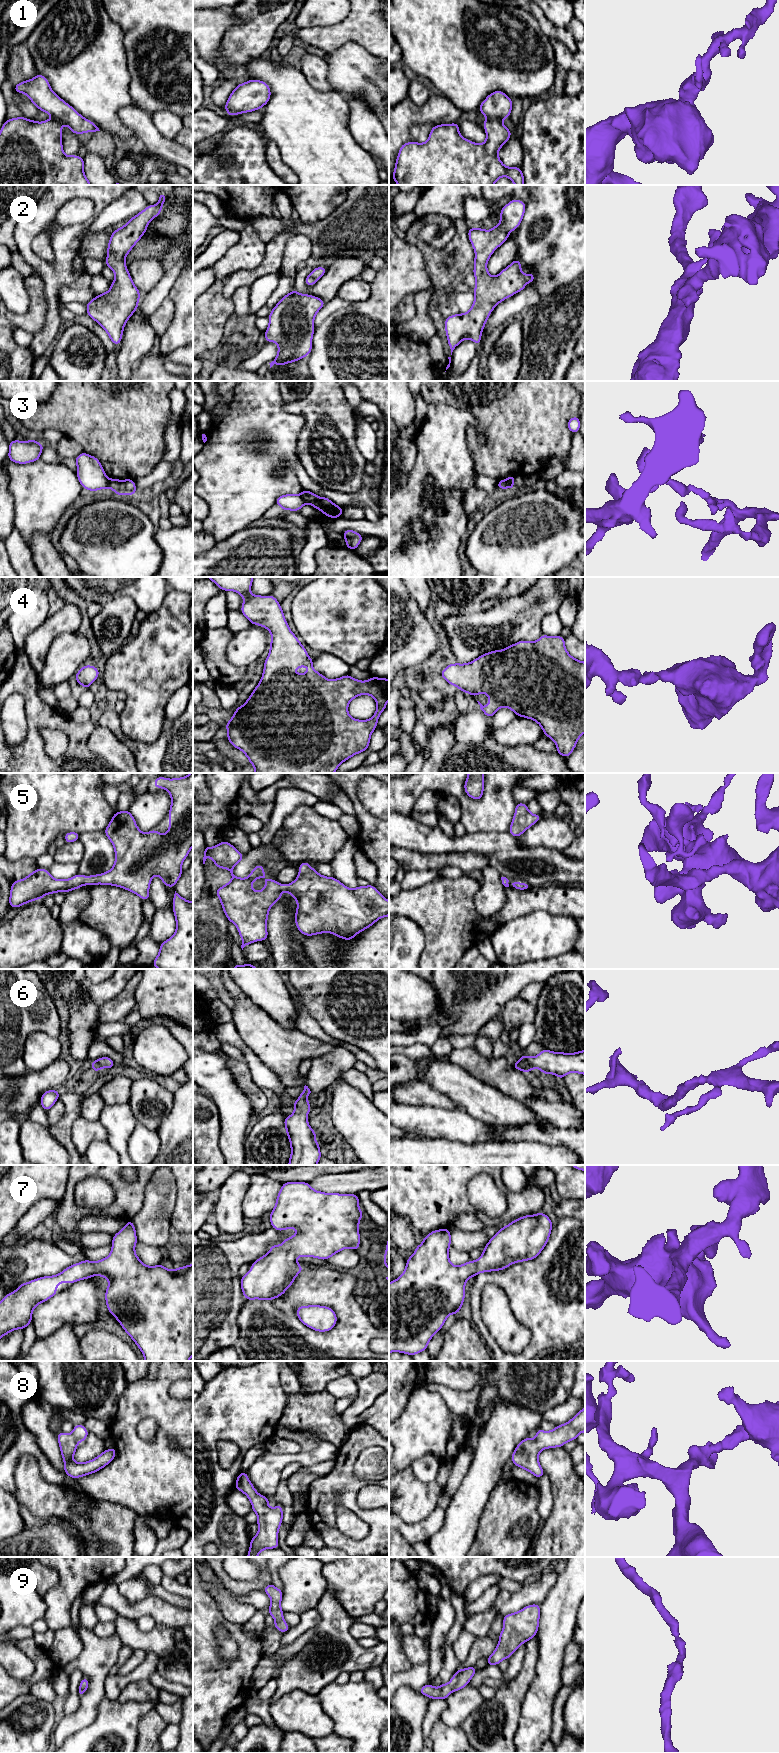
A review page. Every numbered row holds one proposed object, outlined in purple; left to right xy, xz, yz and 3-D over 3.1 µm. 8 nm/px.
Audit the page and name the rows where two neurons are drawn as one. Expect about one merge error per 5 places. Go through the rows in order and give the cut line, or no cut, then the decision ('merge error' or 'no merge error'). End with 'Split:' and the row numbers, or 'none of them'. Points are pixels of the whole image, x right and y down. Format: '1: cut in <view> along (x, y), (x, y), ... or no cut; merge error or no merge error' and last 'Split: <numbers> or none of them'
1: no cut; no merge error
2: no cut; no merge error
3: cut in xy along (109, 479), (108, 487); merge error
4: no cut; no merge error
5: no cut; no merge error
6: no cut; no merge error
7: no cut; no merge error
8: no cut; no merge error
9: no cut; no merge error
Split: 3

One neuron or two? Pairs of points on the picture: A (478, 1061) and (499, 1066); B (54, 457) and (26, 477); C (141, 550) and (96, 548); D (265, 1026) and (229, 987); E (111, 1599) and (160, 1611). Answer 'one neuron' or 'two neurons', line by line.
A: one neuron
B: two neurons
C: one neuron
D: one neuron
E: one neuron

